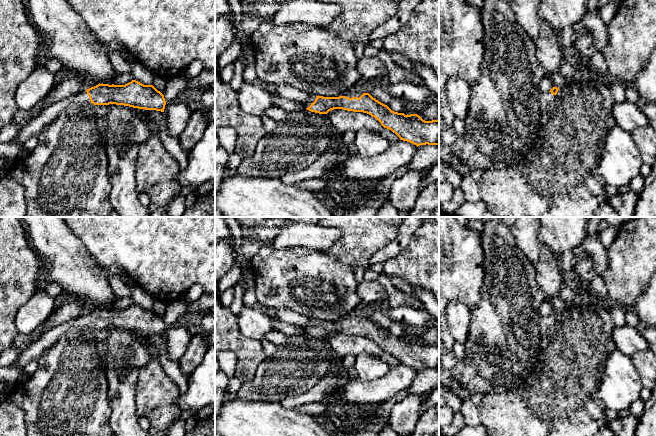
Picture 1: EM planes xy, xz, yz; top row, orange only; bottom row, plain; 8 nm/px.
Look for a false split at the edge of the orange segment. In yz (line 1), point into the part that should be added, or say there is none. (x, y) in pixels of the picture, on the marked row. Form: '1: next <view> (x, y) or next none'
1: next yz (546, 98)

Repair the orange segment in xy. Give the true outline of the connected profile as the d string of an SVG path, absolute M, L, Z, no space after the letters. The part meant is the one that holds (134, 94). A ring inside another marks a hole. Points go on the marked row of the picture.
M136 80L125 85L98 84L76 95L57 101L44 108L20 128L11 141L23 145L30 137L38 136L50 123L71 105L124 105L138 109L164 112L164 95L153 85L144 85Z

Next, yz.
M553 87L549 92L541 93L539 98L541 111L544 111L547 109L547 107L551 104L552 100L557 94L558 90L559 88Z

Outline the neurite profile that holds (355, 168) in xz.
M403 140L391 143L391 147L373 157L350 155L337 166L333 178L345 182L369 182L380 180L407 166L413 159L417 146Z

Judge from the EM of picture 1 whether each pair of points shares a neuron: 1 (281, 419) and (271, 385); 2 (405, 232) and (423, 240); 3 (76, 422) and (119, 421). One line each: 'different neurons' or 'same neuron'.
1: different neurons
2: different neurons
3: different neurons

